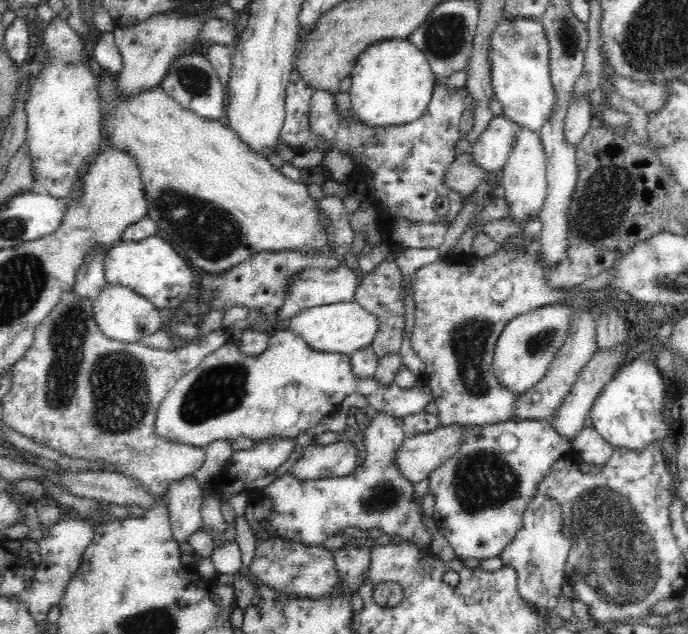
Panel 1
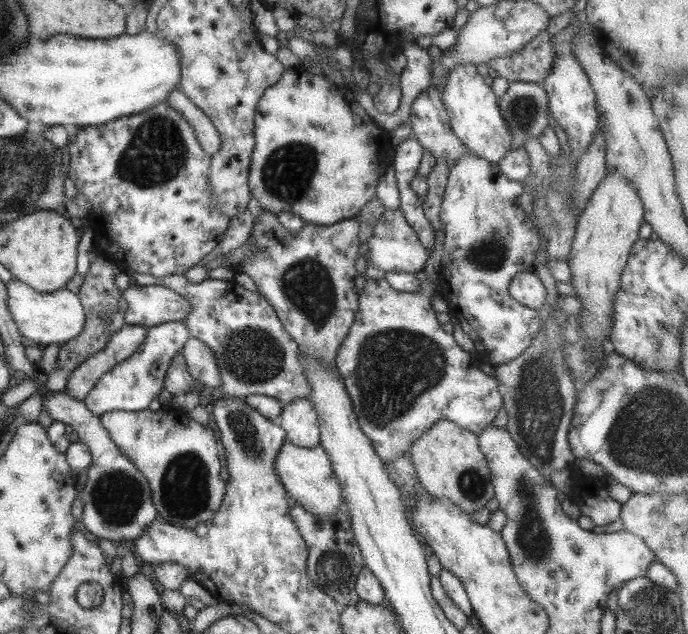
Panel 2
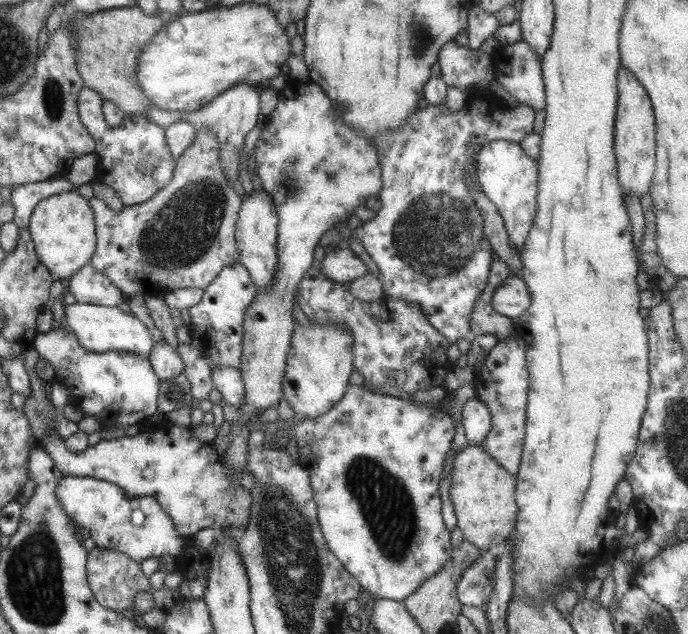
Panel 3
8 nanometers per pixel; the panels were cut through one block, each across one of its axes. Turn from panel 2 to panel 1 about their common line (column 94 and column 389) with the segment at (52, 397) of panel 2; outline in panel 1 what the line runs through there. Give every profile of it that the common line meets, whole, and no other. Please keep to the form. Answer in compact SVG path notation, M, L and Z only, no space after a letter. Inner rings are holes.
M377 412L376 416L362 431L366 457L364 463L350 476L340 479L330 478L321 480L297 480L292 474L286 472L276 478L269 486L260 489L248 489L248 504L244 517L248 521L254 537L259 541L282 538L293 542L302 542L306 545L322 546L328 538L335 537L339 531L346 528L358 530L371 530L380 528L383 534L390 537L400 536L404 542L412 542L418 548L430 549L432 537L422 524L422 516L415 504L413 483L405 480L396 466L396 450L402 446L406 438L402 430L402 419L394 418L386 412Z

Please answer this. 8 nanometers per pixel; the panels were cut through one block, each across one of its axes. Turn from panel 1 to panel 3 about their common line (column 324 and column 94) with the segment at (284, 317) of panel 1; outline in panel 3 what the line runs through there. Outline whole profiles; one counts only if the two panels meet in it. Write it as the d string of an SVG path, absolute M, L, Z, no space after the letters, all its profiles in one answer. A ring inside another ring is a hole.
M89 263L70 278L69 292L82 304L118 307L126 301L123 292Z

